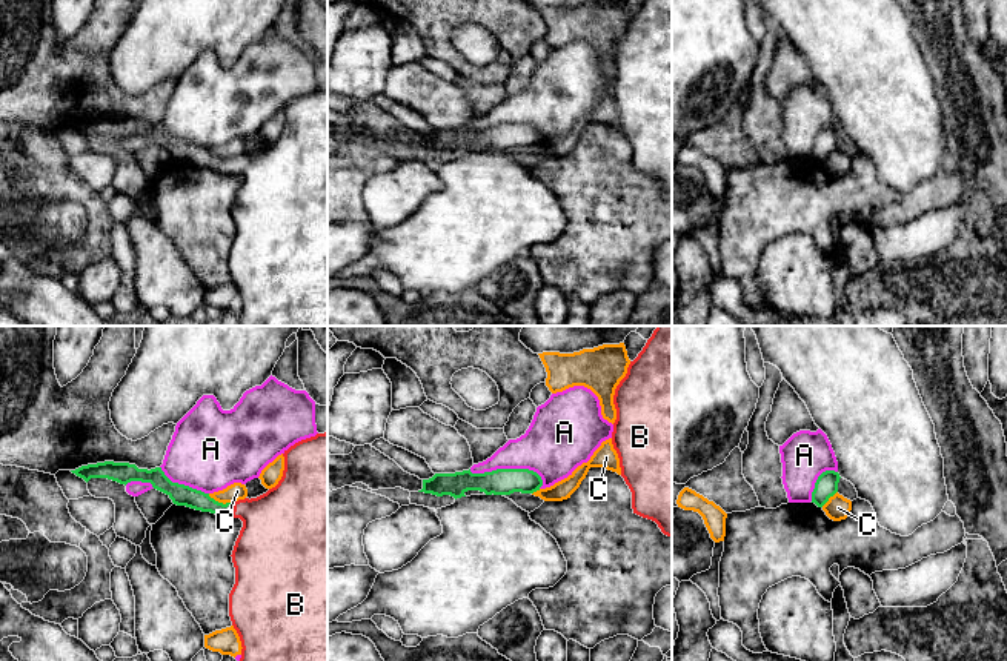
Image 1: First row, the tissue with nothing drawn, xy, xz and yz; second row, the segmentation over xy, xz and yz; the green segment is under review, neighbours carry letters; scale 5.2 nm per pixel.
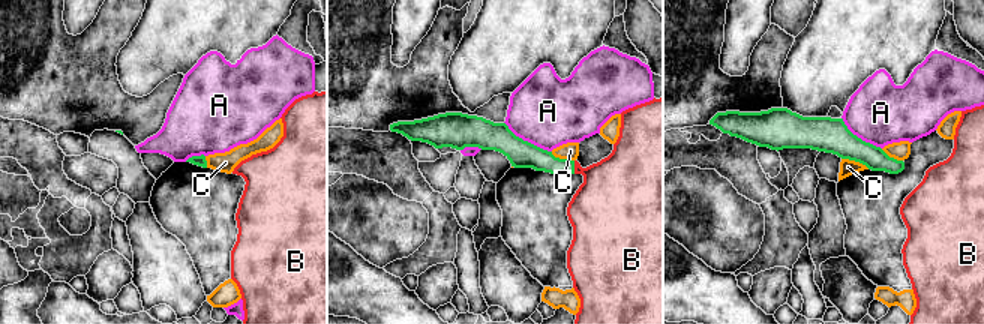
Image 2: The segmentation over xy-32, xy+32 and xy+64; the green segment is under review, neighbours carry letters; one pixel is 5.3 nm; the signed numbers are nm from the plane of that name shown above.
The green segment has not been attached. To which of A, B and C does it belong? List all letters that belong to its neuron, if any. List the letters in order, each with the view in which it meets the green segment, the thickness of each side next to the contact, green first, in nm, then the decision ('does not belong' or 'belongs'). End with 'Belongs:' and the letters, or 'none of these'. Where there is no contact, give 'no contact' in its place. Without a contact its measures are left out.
A: xz | 140/300 nm | does not belong
B: xy | 100/360 nm | belongs
C: xy | 110/90 nm | does not belong
Belongs: B

